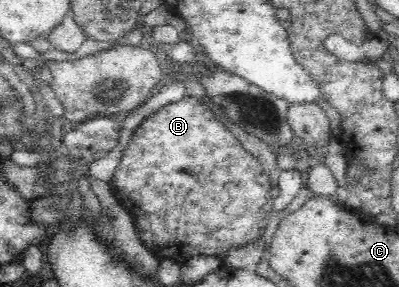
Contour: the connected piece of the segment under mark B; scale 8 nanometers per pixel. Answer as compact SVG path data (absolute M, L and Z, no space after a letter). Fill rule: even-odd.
M186 95L177 101L177 103L169 103L164 105L161 109L154 111L143 123L137 127L133 132L133 137L129 145L123 150L121 161L111 177L111 190L113 196L121 204L123 209L129 211L133 216L133 223L135 226L135 233L139 242L153 253L153 256L159 261L173 260L182 266L188 259L203 254L205 256L215 256L221 258L226 255L229 250L239 249L245 244L252 244L261 240L263 237L263 230L271 213L274 211L274 198L276 196L276 188L271 186L267 174L263 171L260 164L253 158L253 156L239 144L239 141L225 126L223 121L217 118L217 115L204 100L199 97Z

